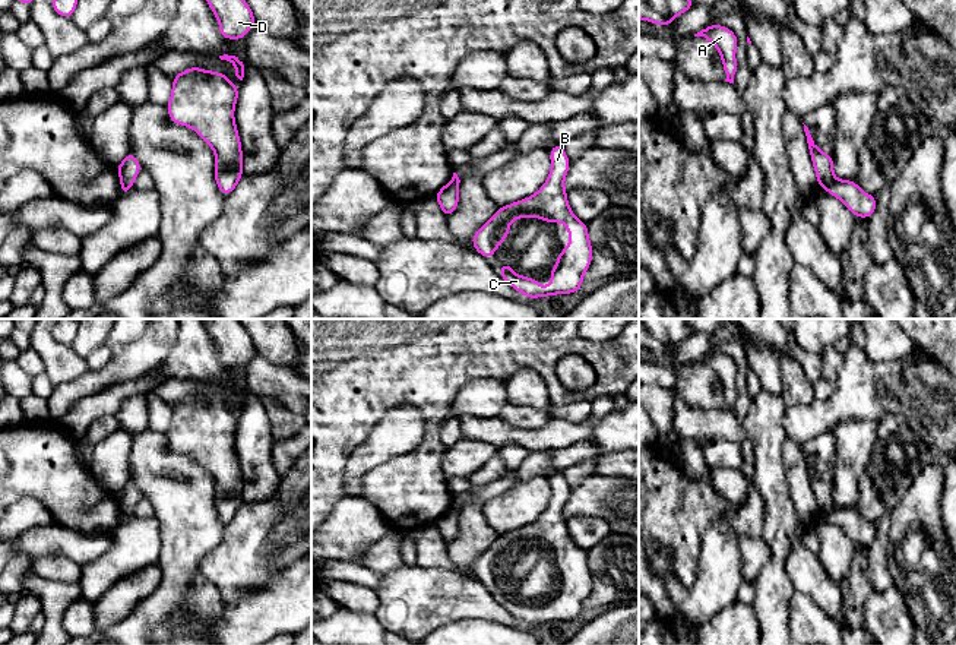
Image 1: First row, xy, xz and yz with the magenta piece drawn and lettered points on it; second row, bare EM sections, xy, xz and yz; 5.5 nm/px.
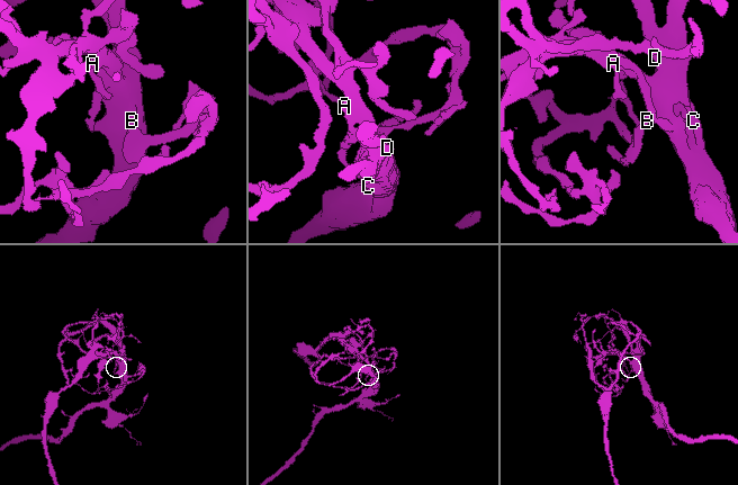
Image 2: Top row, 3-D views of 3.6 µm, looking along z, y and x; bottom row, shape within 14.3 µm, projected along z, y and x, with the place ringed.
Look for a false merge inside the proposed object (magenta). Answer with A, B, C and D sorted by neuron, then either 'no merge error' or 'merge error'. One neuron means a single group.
A / B C D; merge error

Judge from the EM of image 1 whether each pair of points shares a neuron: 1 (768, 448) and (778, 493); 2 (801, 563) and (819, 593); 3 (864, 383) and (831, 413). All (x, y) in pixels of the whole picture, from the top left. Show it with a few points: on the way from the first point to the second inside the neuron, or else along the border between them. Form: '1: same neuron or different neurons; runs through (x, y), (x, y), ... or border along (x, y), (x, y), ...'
1: same neuron; runs through (768, 459), (771, 481)
2: same neuron; runs through (804, 571), (817, 585)
3: same neuron; runs through (855, 392), (839, 407)

